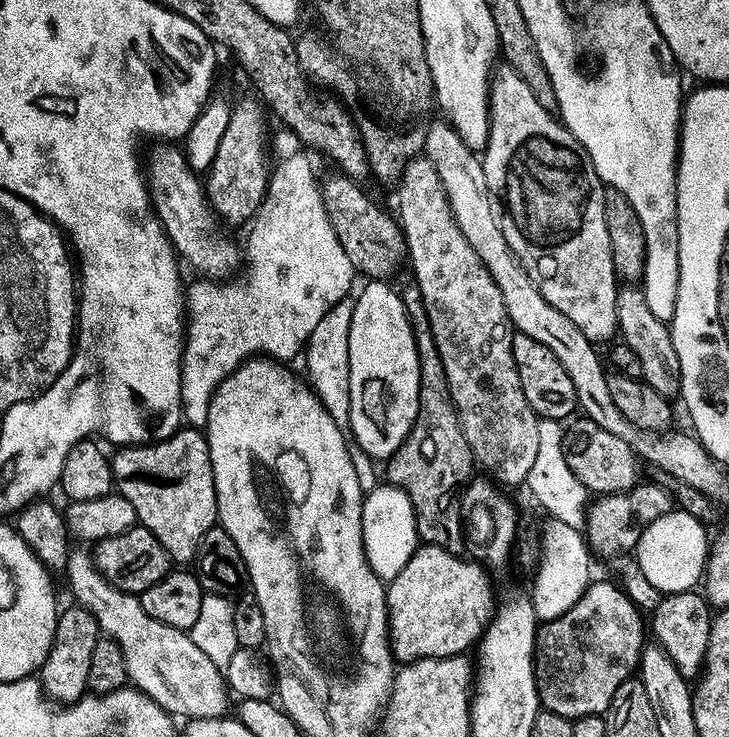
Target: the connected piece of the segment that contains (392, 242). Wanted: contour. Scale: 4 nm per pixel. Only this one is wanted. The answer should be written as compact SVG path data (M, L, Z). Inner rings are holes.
M337 174L337 175L338 176L330 177L329 180L326 182L325 180L323 181L322 191L324 195L324 204L325 204L326 214L329 216L330 225L332 225L334 228L334 234L337 235L338 242L340 242L342 247L345 248L346 255L347 257L350 258L350 261L353 263L353 266L357 273L362 274L362 272L365 272L366 274L365 277L368 277L374 280L384 280L385 278L392 278L388 276L394 275L395 272L398 271L399 268L403 266L403 264L404 264L404 267L406 264L406 243L404 239L404 231L403 229L400 228L399 219L397 219L397 217L393 215L393 213L391 216L390 213L383 212L383 210L380 209L379 206L376 205L375 202L372 201L371 198L368 197L367 194L364 193L362 189L360 189L363 187L361 187L361 185L357 183L357 181L353 180L351 177L345 174Z

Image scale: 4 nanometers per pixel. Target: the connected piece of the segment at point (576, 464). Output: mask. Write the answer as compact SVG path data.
M580 418L573 426L572 432L566 436L566 451L568 465L580 482L586 486L592 494L611 494L613 492L631 492L637 484L641 483L641 461L634 450L622 442L622 438L610 434L610 430L604 430L592 420Z

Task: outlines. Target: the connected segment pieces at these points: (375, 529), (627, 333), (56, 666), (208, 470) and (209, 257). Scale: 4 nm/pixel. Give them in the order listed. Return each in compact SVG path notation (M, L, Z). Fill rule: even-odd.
M384 482L365 495L362 514L363 550L368 565L380 580L391 580L402 576L410 558L420 546L417 534L416 511L409 495L400 487Z
M624 286L616 293L616 321L619 335L640 363L640 376L658 390L658 394L669 398L680 395L680 367L678 354L674 350L671 327L662 318L657 318L650 306L646 306L644 289L640 286Z
M71 607L59 613L52 649L48 651L48 657L38 670L38 679L45 697L53 701L61 700L59 703L64 706L76 703L78 698L85 695L90 674L90 658L94 658L94 646L102 639L99 622L86 609Z
M184 426L164 440L124 446L117 452L120 453L111 457L114 488L119 495L126 498L126 502L130 502L130 506L134 506L139 527L150 530L150 534L154 534L154 538L162 542L166 554L170 554L177 565L187 565L184 564L187 560L195 561L206 530L217 527L218 524L214 470L210 462L207 435L199 428Z
M164 142L161 145L146 156L146 183L151 207L164 225L164 233L176 249L177 257L185 265L188 263L194 271L200 272L196 274L213 282L227 281L241 267L241 245L224 236L225 229L218 223L217 213L208 203L205 185L188 165L187 155L175 143Z

